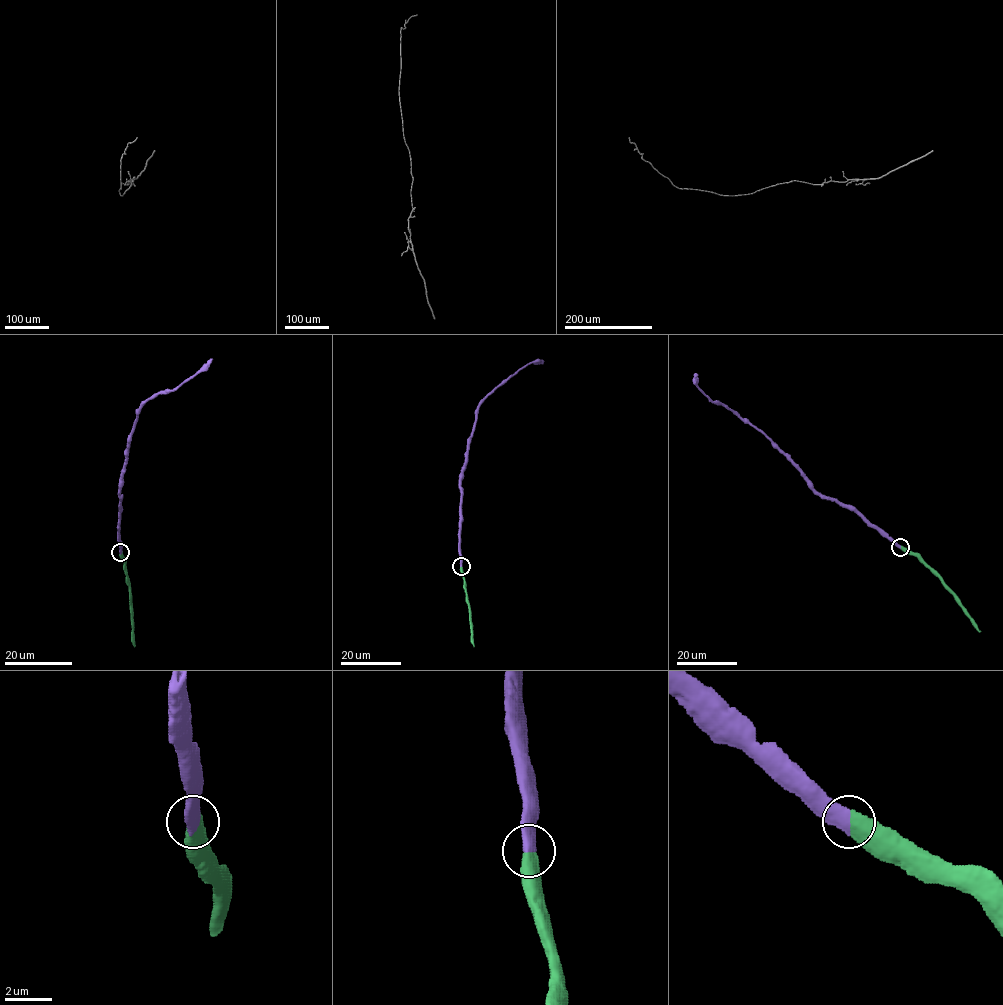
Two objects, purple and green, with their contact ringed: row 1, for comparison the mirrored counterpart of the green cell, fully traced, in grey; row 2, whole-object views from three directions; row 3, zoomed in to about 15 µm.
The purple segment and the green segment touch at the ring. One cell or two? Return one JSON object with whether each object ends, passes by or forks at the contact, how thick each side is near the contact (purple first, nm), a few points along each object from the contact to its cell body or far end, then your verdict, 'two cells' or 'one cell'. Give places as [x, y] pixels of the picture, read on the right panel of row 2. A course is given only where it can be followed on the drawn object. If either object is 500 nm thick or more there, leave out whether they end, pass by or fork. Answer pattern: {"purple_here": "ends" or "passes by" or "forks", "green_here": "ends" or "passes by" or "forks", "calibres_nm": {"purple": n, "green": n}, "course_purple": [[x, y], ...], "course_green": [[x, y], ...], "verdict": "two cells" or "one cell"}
{"calibres_nm": {"purple": 600, "green": 700}, "course_purple": [[900, 547], [853, 510], [824, 498], [763, 434], [729, 409], [714, 403], [697, 385], [694, 373]], "course_green": [[901, 547], [912, 551], [939, 578], [981, 631]], "verdict": "one cell"}

